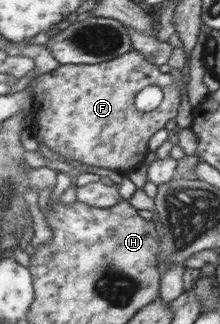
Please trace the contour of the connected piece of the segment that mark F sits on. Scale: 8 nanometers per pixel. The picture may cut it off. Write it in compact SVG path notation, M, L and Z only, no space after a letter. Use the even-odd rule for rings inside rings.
M134 50L97 64L57 65L53 70L31 79L28 83L32 88L35 111L27 128L33 137L40 137L50 151L58 153L68 161L78 161L82 165L94 165L119 172L140 163L146 157L148 137L154 131L162 129L168 119L173 119L177 115L180 97L186 89L188 80L186 71L179 74L158 73L156 65L148 62L140 51ZM148 86L162 89L162 103L152 111L141 113L134 109L134 96L140 89Z

